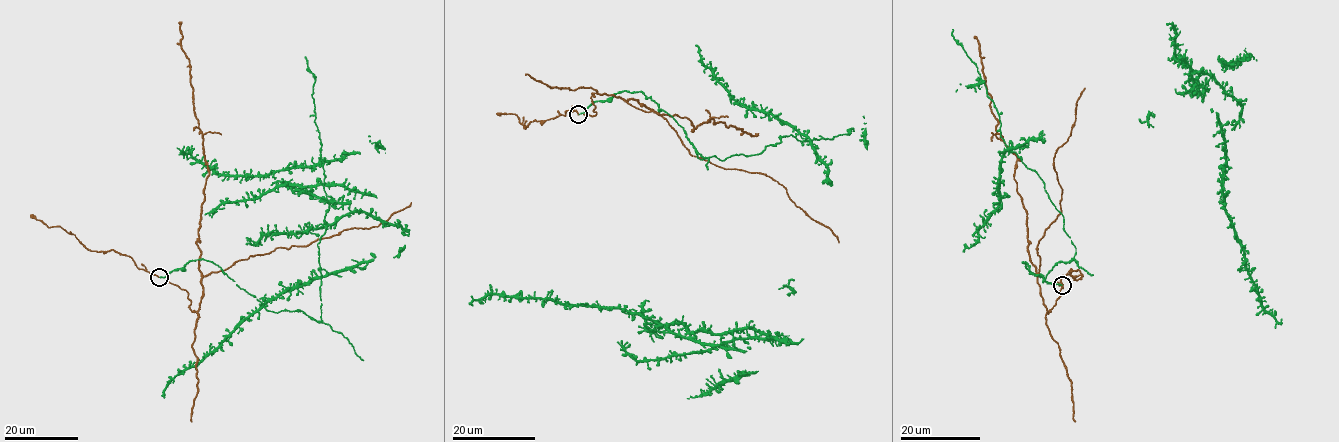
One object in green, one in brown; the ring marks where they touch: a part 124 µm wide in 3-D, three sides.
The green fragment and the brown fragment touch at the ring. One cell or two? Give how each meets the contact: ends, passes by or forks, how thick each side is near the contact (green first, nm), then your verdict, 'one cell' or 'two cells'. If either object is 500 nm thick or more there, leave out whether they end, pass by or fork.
green ends; brown ends; calibres 190 and 160 nm; two cells

